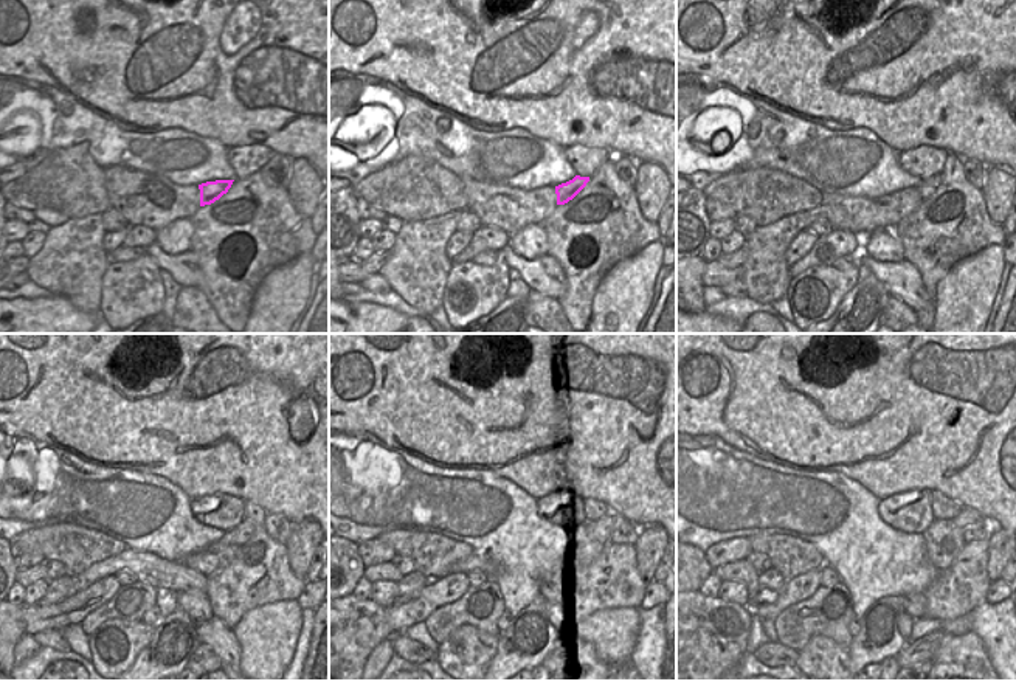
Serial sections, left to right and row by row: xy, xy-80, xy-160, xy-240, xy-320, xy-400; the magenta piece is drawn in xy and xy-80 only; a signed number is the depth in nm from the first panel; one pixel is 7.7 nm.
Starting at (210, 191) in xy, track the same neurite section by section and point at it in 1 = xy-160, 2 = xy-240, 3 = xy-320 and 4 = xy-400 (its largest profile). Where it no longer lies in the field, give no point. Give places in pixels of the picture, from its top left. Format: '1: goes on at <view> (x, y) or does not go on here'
1: goes on at xy-160 (928, 186)
2: goes on at xy-240 (244, 529)
3: goes on at xy-320 (604, 529)
4: goes on at xy-400 (967, 517)

